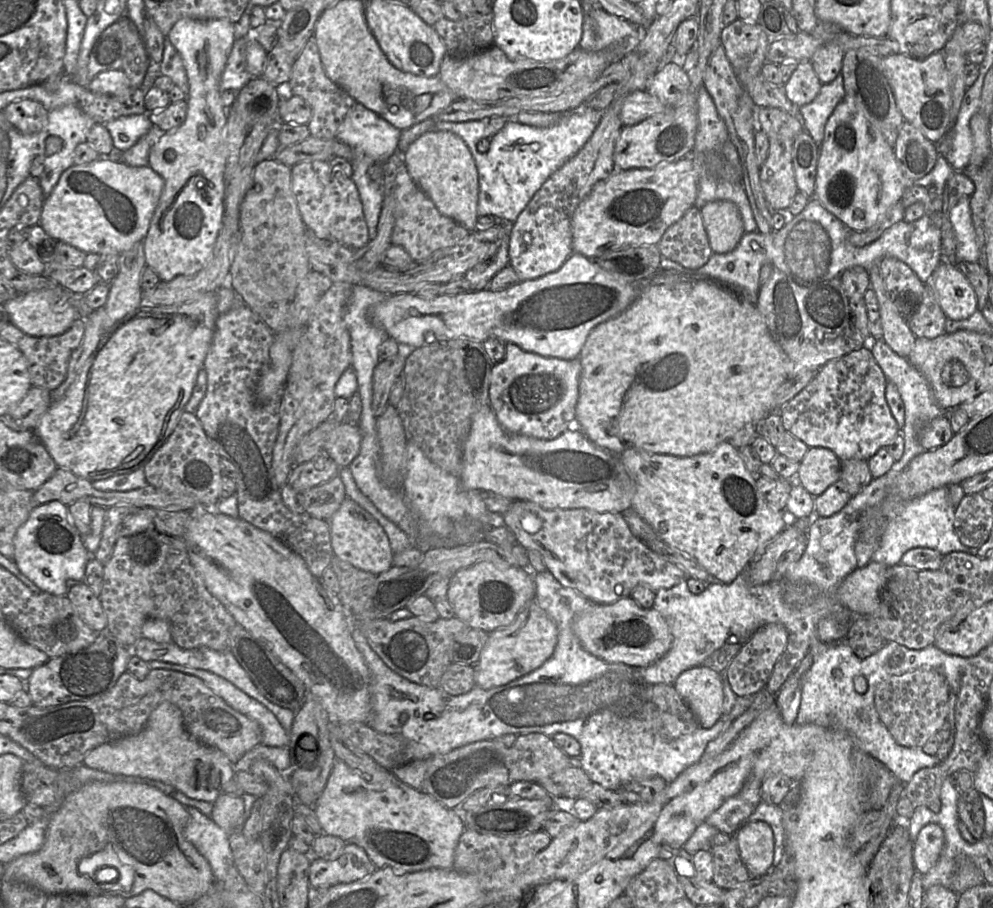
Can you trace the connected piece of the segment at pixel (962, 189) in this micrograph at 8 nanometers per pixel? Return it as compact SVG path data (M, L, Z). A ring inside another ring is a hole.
M954 171L944 188L942 209L930 213L933 224L940 229L948 219L950 210L962 197L970 197L973 192L974 184L969 176L962 171Z

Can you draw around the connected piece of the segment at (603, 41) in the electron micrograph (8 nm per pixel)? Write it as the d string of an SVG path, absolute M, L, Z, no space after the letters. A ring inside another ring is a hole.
M594 4L595 9L591 12L593 20L585 15L583 20L583 33L579 48L586 51L599 51L619 42L625 38L638 38L641 41L640 31L628 21L611 15Z

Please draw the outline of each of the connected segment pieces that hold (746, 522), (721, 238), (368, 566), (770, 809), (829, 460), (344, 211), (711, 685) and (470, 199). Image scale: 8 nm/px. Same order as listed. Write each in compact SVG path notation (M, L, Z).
M728 441L712 451L691 457L650 453L631 448L616 454L635 483L631 508L643 518L669 546L694 557L720 583L731 583L747 569L756 549L786 527L786 511L772 509L743 462L739 450Z
M716 200L705 204L700 212L712 252L732 251L745 233L736 205L728 200Z
M346 497L328 520L332 551L342 561L379 575L392 566L393 552L389 539L379 522L364 508Z
M761 801L743 825L754 822L764 822L768 824L772 830L774 839L772 868L775 868L782 860L785 848L785 831L782 807L769 805Z
M810 447L793 479L805 488L813 497L822 494L830 485L840 479L841 460L830 449Z
M306 161L296 164L291 170L291 186L305 226L318 238L338 242L352 250L360 249L369 242L368 227L355 183L331 167L329 162Z
M704 665L681 673L674 688L695 714L698 725L712 727L723 716L722 674Z
M429 131L412 142L405 151L404 162L417 186L432 200L441 214L470 232L477 227L479 180L472 154L465 142L449 131Z

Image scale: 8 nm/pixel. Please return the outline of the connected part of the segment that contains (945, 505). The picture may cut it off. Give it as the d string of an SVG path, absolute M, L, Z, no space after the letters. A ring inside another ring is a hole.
M943 486L904 503L887 521L879 547L871 560L892 567L901 564L901 559L908 550L919 547L936 550L944 556L952 552L975 555L977 550L963 545L955 533L955 508L949 502L949 492L949 486Z

